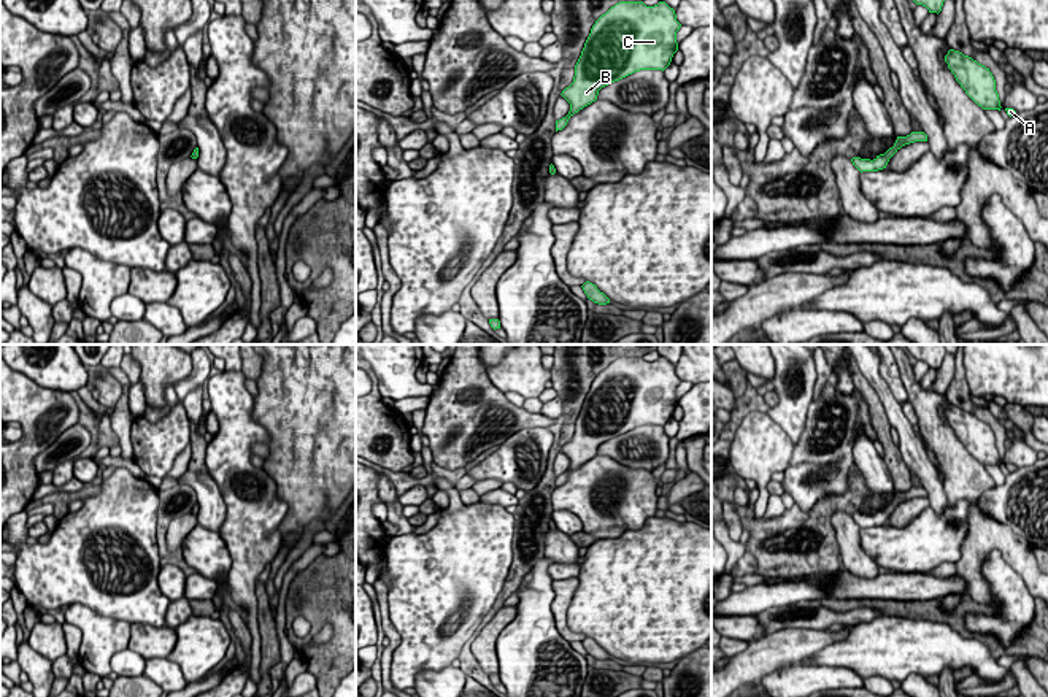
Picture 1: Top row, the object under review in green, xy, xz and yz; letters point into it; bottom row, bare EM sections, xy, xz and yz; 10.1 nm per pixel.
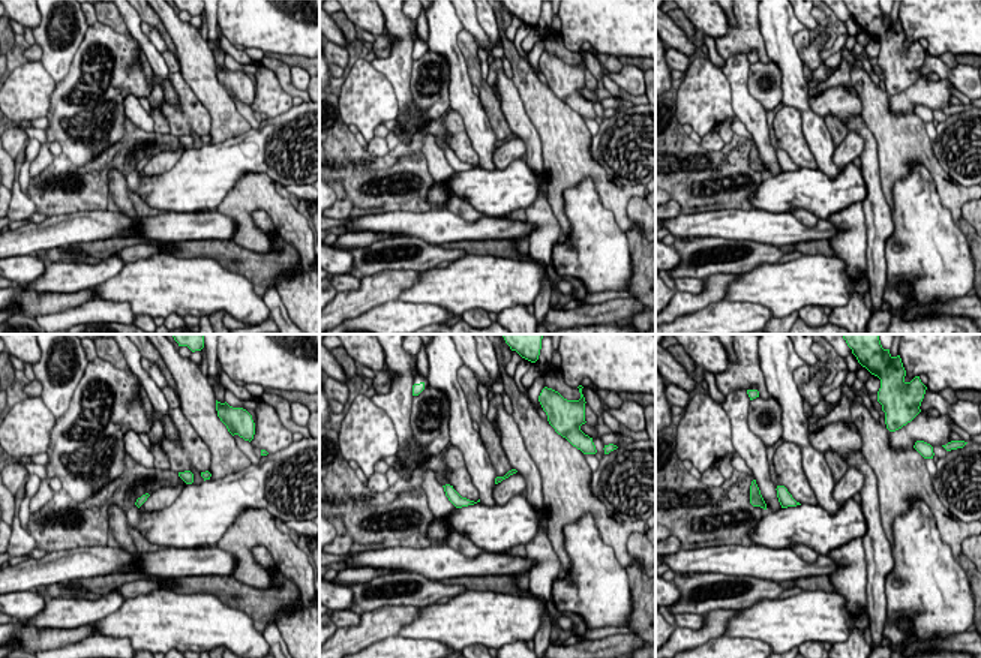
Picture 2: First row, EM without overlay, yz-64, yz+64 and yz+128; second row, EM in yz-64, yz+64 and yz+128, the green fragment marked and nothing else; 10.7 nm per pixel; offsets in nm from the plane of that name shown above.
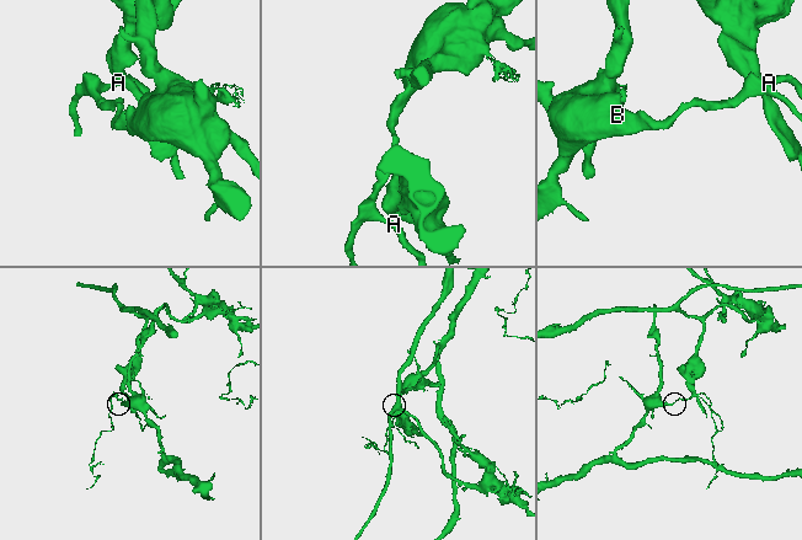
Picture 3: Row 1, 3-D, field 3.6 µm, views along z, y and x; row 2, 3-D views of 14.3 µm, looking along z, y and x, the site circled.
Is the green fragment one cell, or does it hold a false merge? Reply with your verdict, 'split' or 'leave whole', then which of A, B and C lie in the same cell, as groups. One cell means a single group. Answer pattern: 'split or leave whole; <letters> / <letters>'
split; A / B C

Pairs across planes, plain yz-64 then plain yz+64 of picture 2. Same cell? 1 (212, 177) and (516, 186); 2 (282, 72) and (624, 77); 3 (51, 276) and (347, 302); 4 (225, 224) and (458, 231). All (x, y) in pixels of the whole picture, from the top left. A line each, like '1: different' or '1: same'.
1: same
2: different
3: same
4: same

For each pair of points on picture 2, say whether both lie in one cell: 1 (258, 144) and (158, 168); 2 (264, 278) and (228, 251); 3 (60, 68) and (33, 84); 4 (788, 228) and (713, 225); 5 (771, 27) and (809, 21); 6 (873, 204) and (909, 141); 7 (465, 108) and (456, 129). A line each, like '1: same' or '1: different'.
1: different
2: same
3: different
4: same
5: different
6: different
7: different

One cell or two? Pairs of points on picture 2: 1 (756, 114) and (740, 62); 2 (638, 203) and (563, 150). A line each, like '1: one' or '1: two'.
1: one
2: two

